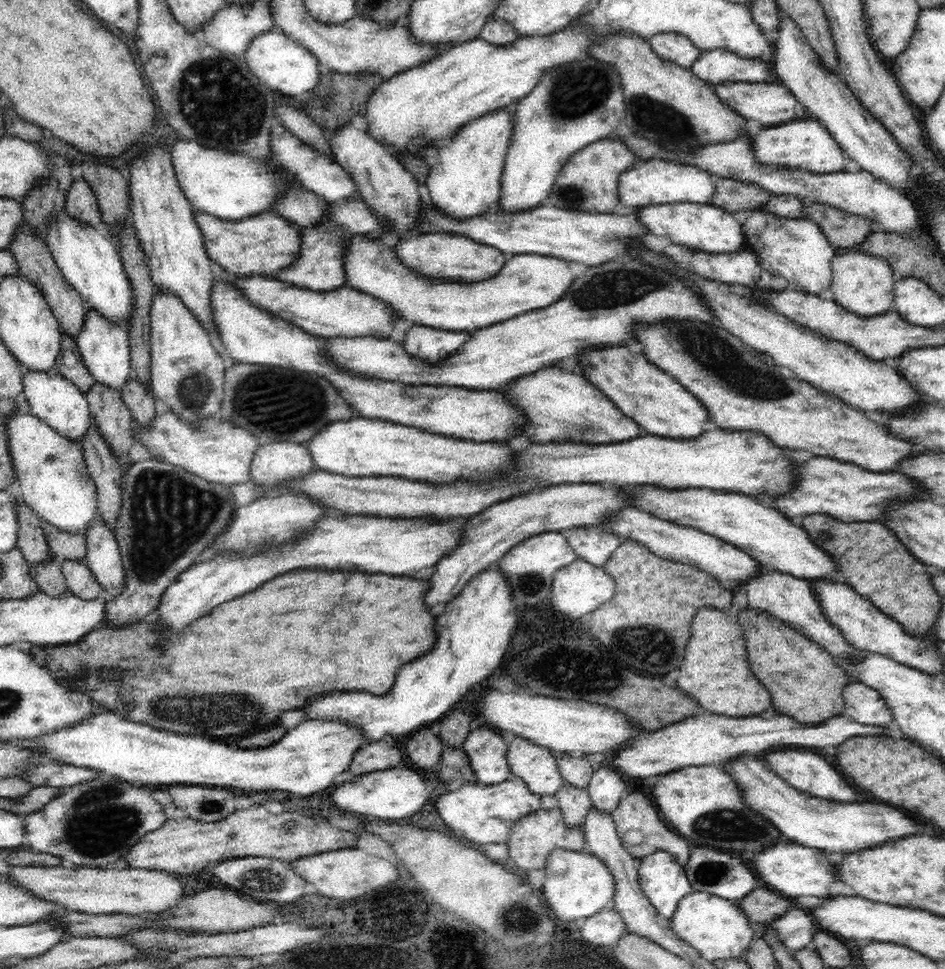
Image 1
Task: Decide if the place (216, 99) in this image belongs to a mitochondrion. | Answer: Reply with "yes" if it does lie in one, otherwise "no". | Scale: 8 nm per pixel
yes

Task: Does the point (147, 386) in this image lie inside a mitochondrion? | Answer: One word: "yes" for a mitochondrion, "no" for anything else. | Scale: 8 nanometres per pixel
no

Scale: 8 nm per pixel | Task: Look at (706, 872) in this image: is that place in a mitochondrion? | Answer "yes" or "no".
yes

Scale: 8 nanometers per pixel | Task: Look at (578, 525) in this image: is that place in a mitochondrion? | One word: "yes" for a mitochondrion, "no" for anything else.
no

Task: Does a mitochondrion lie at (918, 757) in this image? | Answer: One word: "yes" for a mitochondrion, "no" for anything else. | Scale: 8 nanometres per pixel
no

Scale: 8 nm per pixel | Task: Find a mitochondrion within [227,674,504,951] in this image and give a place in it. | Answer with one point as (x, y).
(259, 880)

